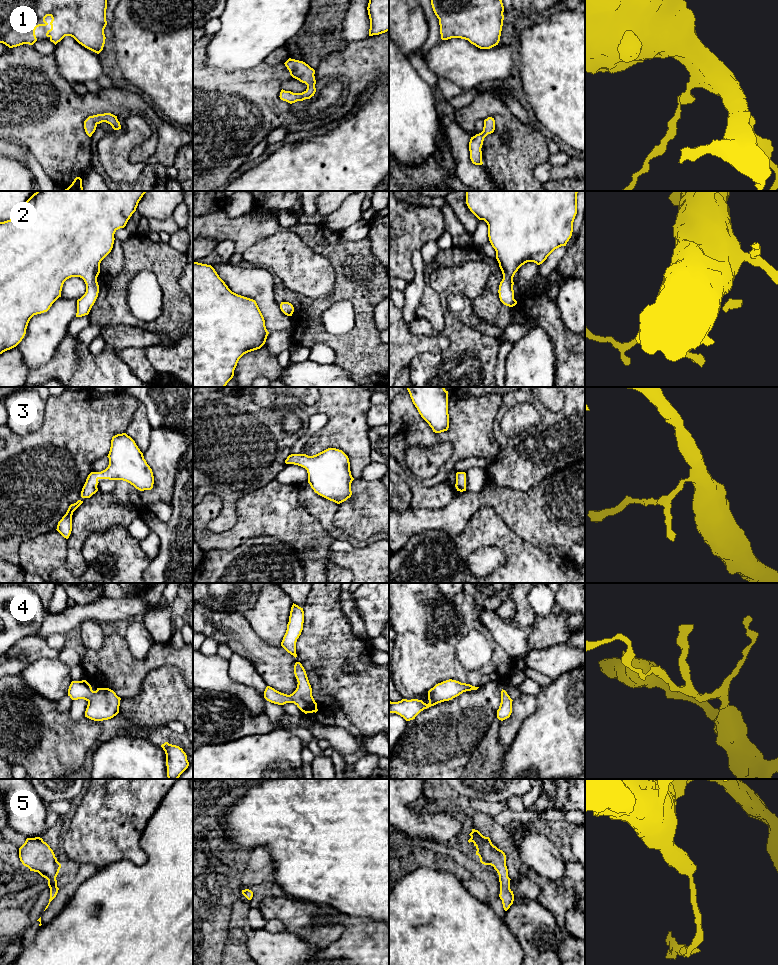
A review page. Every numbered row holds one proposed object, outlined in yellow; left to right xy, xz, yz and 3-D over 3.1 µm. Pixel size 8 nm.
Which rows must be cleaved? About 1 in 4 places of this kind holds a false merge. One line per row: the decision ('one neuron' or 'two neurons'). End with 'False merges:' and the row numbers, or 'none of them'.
1: one neuron
2: one neuron
3: one neuron
4: one neuron
5: one neuron
False merges: none of them

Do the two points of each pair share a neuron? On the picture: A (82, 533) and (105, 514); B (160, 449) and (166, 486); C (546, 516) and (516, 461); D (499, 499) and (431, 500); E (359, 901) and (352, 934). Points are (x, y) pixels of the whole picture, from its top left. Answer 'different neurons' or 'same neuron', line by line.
A: same neuron
B: same neuron
C: different neurons
D: different neurons
E: different neurons

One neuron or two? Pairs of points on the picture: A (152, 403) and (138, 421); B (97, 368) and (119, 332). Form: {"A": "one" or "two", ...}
{"A": "two", "B": "two"}

